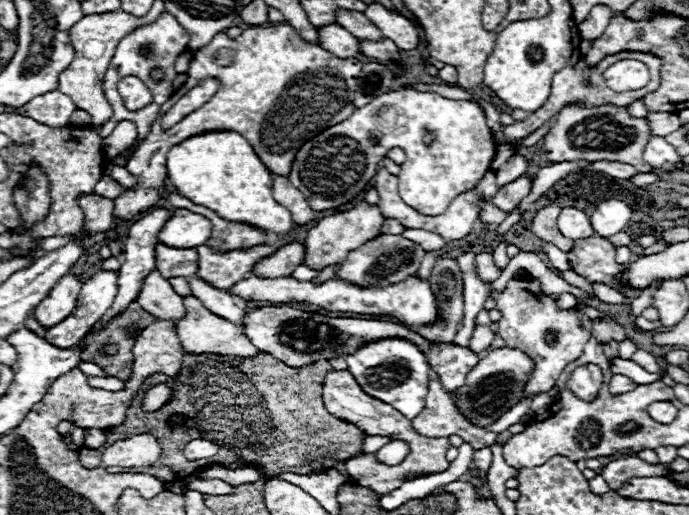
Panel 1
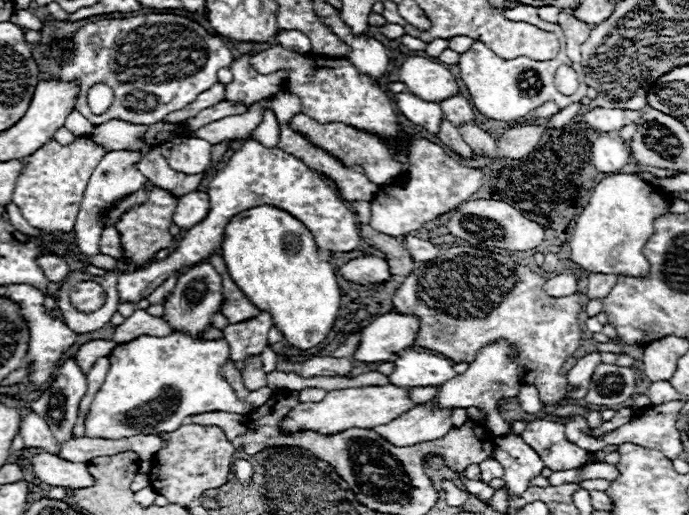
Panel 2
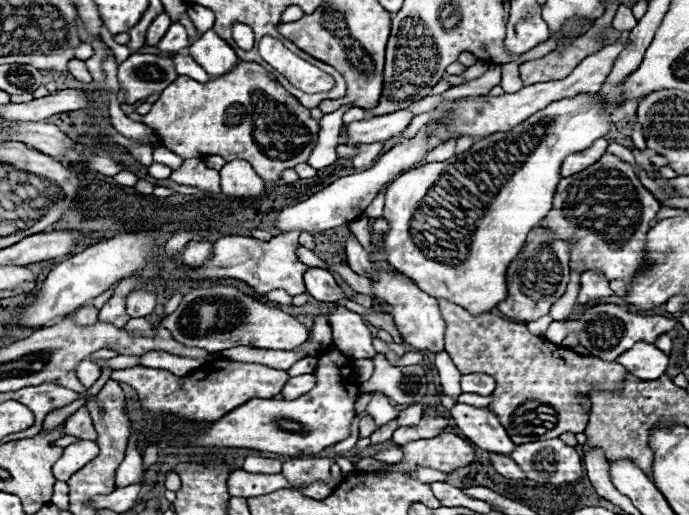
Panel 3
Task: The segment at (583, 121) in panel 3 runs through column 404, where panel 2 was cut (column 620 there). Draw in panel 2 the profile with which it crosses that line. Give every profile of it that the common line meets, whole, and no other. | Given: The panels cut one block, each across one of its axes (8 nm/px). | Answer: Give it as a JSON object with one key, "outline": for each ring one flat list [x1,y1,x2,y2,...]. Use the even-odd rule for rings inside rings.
{"outline":[[636,174,604,176,584,210,578,214,570,238,570,260,586,272,616,276,648,276,650,264,642,254,644,244,654,234,654,218,668,212,668,196]]}

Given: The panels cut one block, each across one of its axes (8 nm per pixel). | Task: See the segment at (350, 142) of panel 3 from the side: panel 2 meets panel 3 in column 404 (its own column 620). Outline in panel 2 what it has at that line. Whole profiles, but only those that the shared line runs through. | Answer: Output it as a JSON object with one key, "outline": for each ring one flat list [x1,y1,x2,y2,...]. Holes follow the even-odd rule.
{"outline":[[594,108,584,116,584,122,590,124,590,128,600,132,612,132,620,130,628,120,624,116,624,110,620,108]]}

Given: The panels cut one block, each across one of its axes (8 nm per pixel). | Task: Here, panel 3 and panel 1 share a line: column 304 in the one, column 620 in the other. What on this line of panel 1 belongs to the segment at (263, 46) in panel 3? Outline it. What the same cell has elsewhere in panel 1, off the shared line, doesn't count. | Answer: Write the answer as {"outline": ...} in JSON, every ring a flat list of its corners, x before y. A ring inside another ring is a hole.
{"outline":[[620,60,607,68,602,76,614,92,640,90,648,84,648,68,638,60]]}

